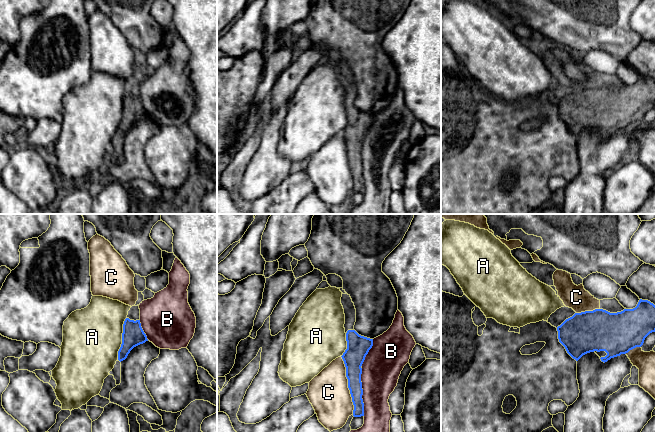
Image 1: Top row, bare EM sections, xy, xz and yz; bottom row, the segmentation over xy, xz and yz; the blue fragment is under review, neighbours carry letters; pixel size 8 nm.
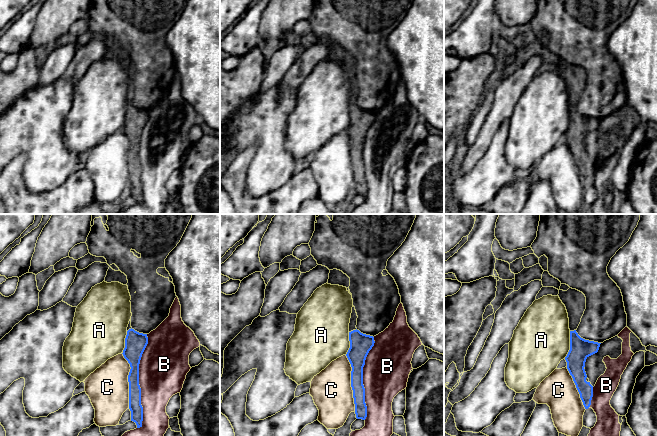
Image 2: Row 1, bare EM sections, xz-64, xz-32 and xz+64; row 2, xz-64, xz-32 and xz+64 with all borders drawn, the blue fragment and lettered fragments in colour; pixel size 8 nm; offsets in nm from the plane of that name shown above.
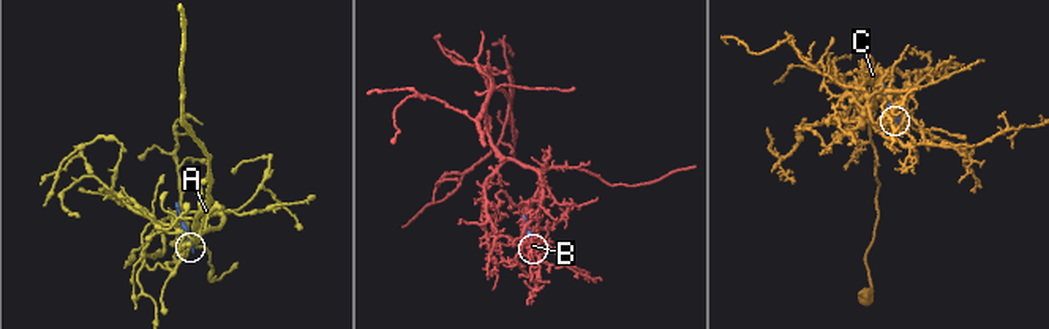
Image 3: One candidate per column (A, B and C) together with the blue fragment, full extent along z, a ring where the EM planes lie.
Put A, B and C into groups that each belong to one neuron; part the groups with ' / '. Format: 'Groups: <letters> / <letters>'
Groups: A / B / C

